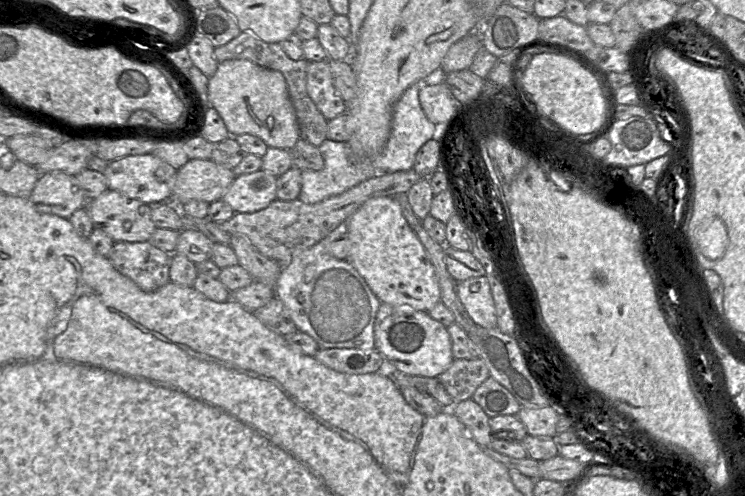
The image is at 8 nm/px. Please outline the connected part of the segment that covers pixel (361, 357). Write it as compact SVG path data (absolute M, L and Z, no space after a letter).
M375 348L373 350L319 349L314 357L325 366L345 374L382 372L385 368L385 359Z

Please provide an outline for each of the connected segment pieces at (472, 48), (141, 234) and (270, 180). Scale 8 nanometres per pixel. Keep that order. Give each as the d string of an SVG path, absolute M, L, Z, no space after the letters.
M468 34L455 42L444 56L441 70L447 74L454 71L469 69L474 56L481 49L481 35Z
M107 189L86 207L94 227L102 229L114 242L145 242L157 228L151 219L151 206L140 200L132 199L124 194Z
M259 170L236 176L222 197L233 210L252 213L266 208L276 197L277 176Z

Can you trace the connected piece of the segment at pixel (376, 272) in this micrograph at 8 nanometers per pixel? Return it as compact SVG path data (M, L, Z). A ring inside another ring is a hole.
M378 196L368 199L347 219L345 225L350 239L347 260L381 303L410 306L416 311L429 312L440 302L434 266L395 197Z

